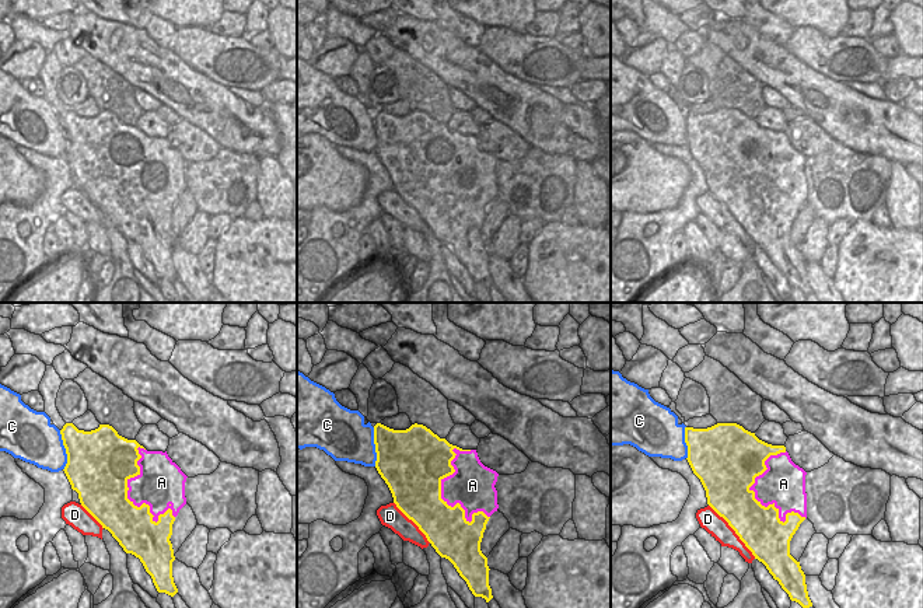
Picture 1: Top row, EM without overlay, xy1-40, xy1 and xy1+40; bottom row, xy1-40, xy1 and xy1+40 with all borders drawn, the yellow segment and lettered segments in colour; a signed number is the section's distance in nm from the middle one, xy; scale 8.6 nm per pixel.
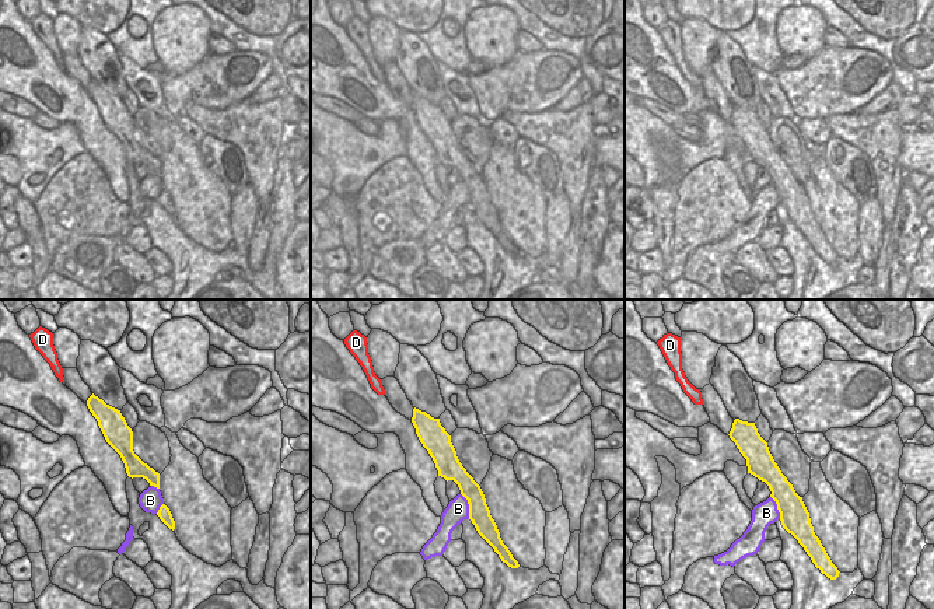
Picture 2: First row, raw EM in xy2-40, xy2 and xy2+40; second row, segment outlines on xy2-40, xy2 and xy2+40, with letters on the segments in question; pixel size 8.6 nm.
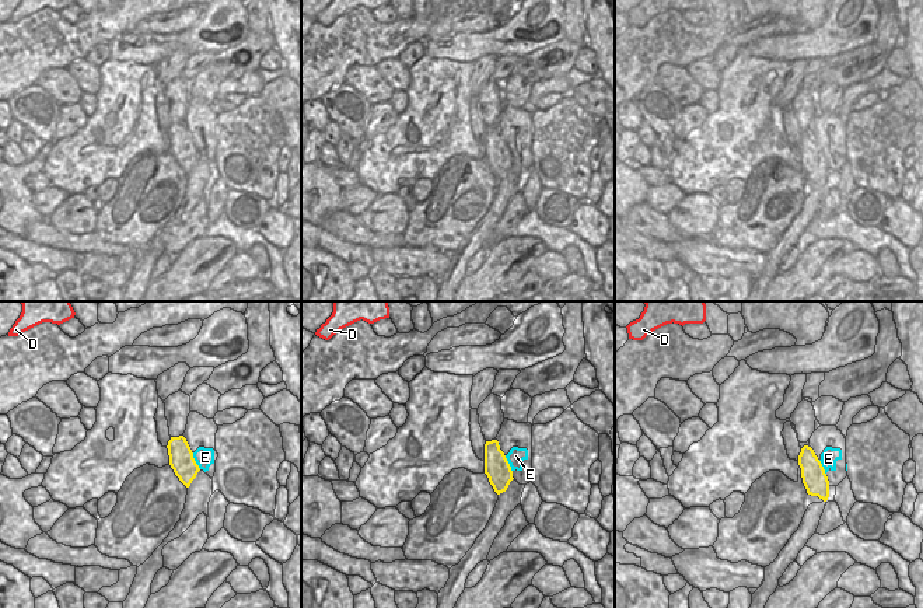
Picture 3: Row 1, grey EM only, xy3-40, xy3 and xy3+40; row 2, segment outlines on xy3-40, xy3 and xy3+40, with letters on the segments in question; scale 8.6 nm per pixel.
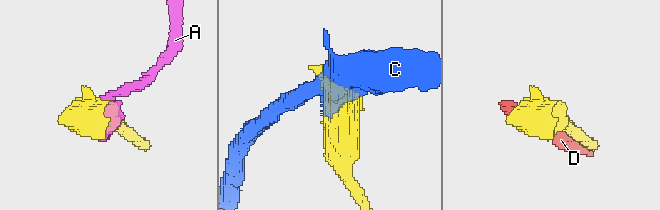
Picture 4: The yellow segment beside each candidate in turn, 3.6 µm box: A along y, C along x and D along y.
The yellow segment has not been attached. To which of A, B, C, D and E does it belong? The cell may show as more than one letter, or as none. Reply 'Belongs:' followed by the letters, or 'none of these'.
Belongs: E

